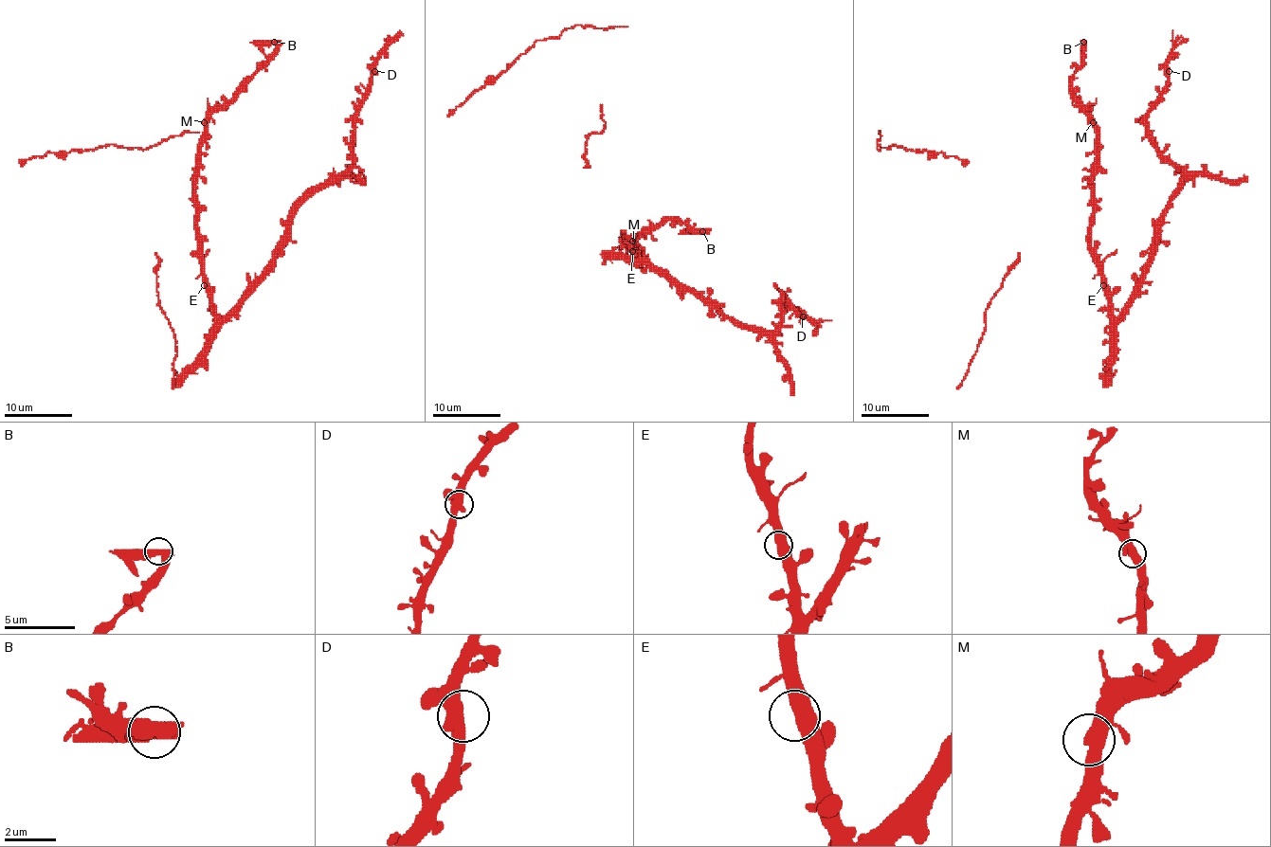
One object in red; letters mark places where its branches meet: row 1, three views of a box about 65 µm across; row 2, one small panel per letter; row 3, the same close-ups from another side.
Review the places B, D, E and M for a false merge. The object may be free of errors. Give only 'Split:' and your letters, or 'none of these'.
Split: B

